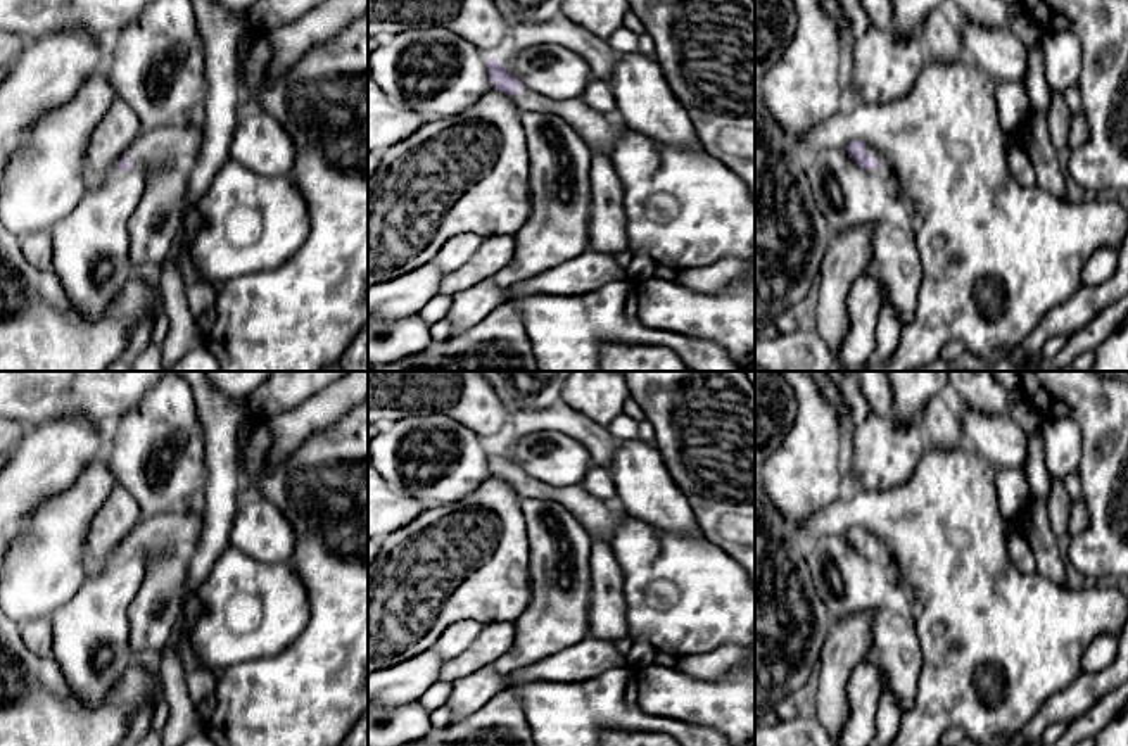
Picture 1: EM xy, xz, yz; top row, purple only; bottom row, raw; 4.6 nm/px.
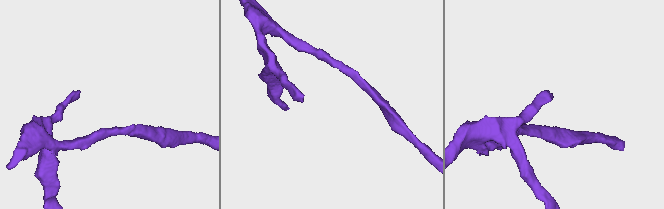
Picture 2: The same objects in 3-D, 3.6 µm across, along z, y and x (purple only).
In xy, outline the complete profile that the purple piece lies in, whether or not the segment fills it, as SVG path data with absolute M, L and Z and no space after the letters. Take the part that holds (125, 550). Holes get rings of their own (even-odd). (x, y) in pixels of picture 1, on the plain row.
M195 508L192 513L176 509L150 520L140 520L114 558L164 544L173 544L183 556L190 556L197 547L202 527L202 508Z

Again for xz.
M489 446L491 475L508 482L520 497L551 499L561 503L584 525L593 541L612 542L620 528L622 515L608 501L603 501L584 487L548 487L523 473L513 461L506 459L497 446Z

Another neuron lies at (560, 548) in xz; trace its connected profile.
M522 497L530 542L532 601L515 622L511 648L494 663L503 677L589 635L593 537L551 499Z

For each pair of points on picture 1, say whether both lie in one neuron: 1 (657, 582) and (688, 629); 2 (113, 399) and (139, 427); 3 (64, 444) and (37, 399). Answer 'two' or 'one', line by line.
1: one
2: two
3: two

